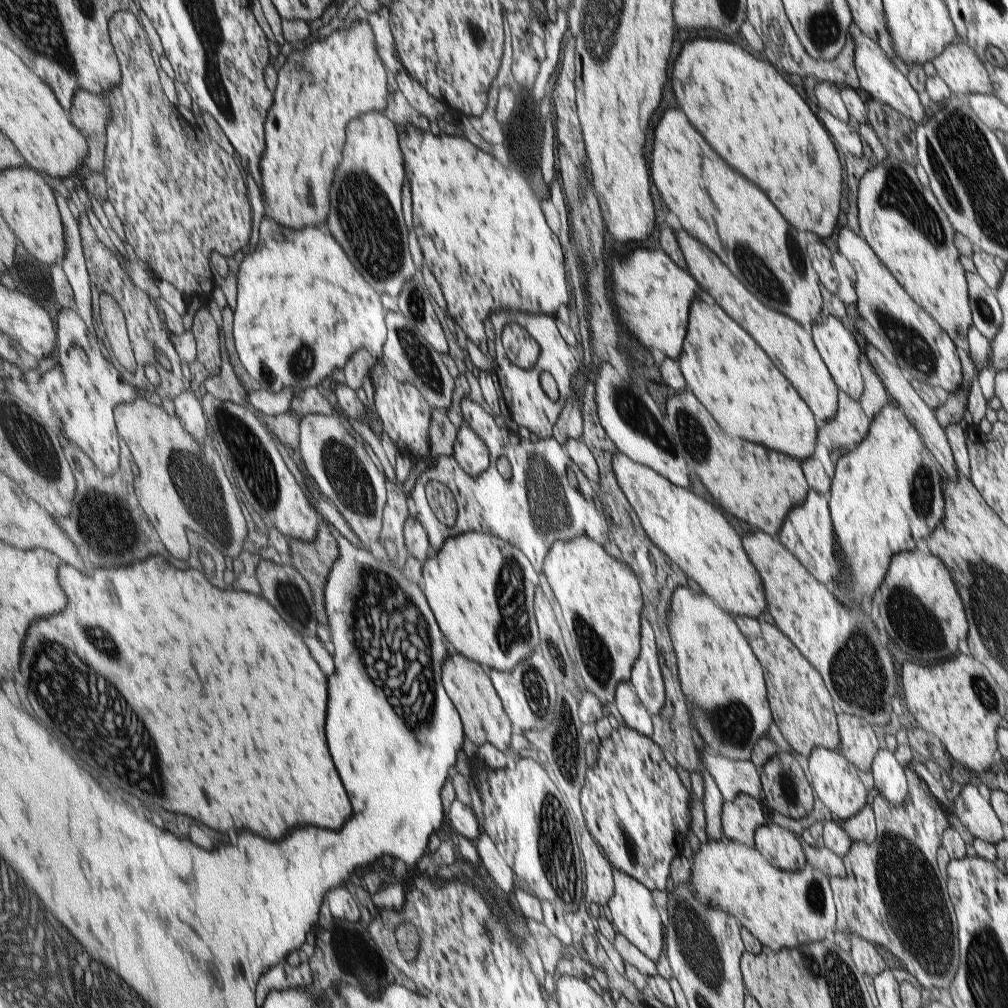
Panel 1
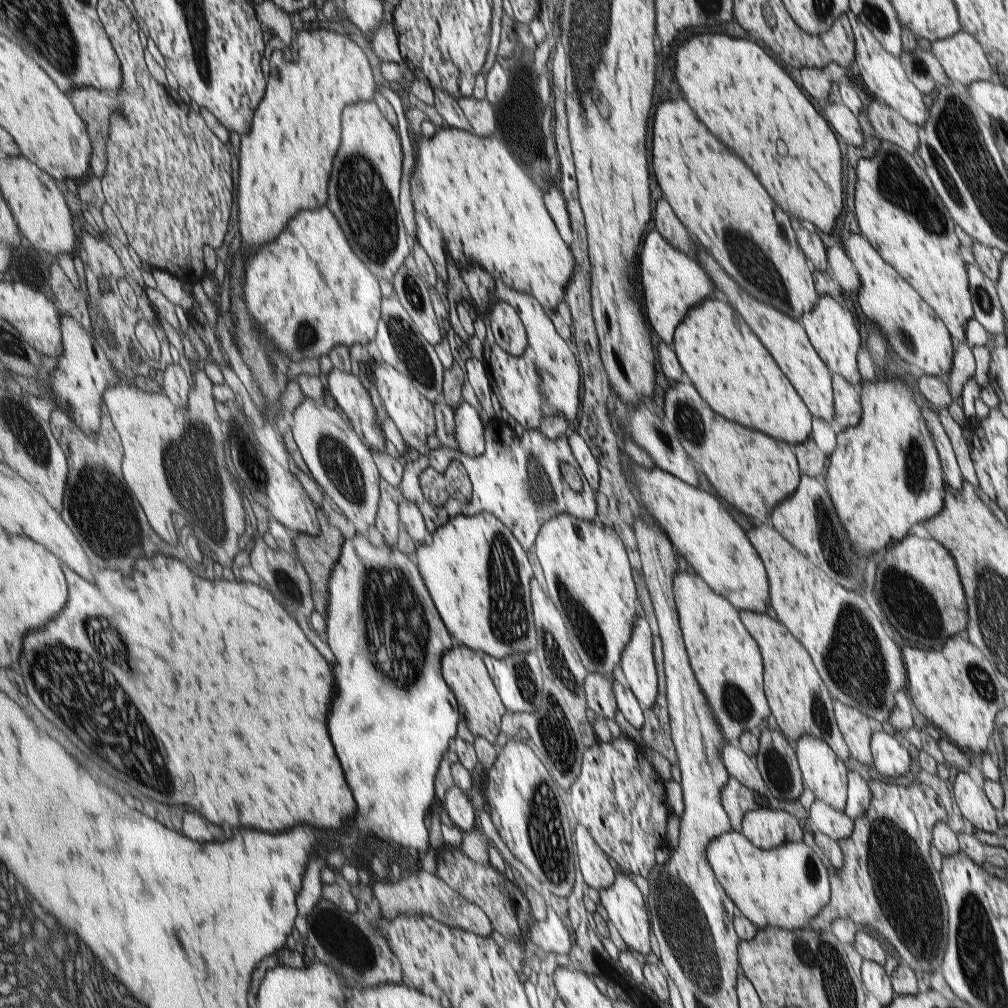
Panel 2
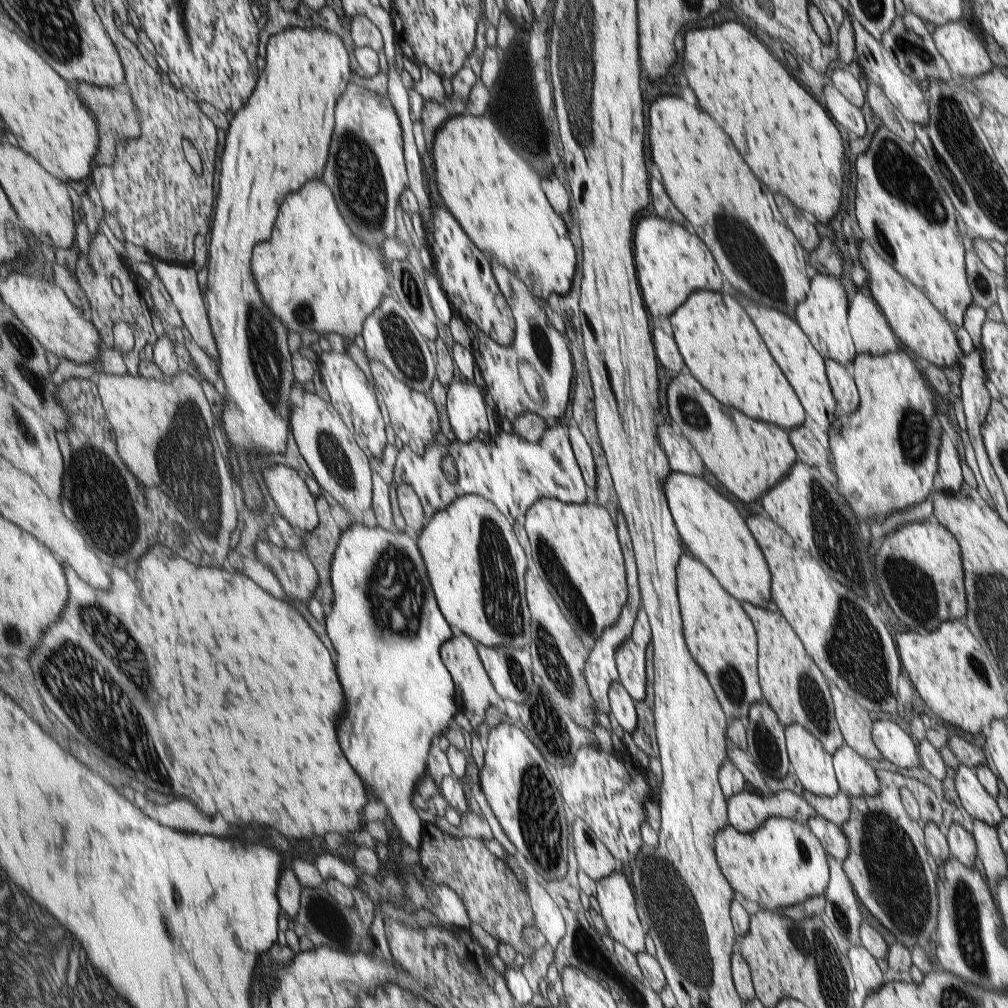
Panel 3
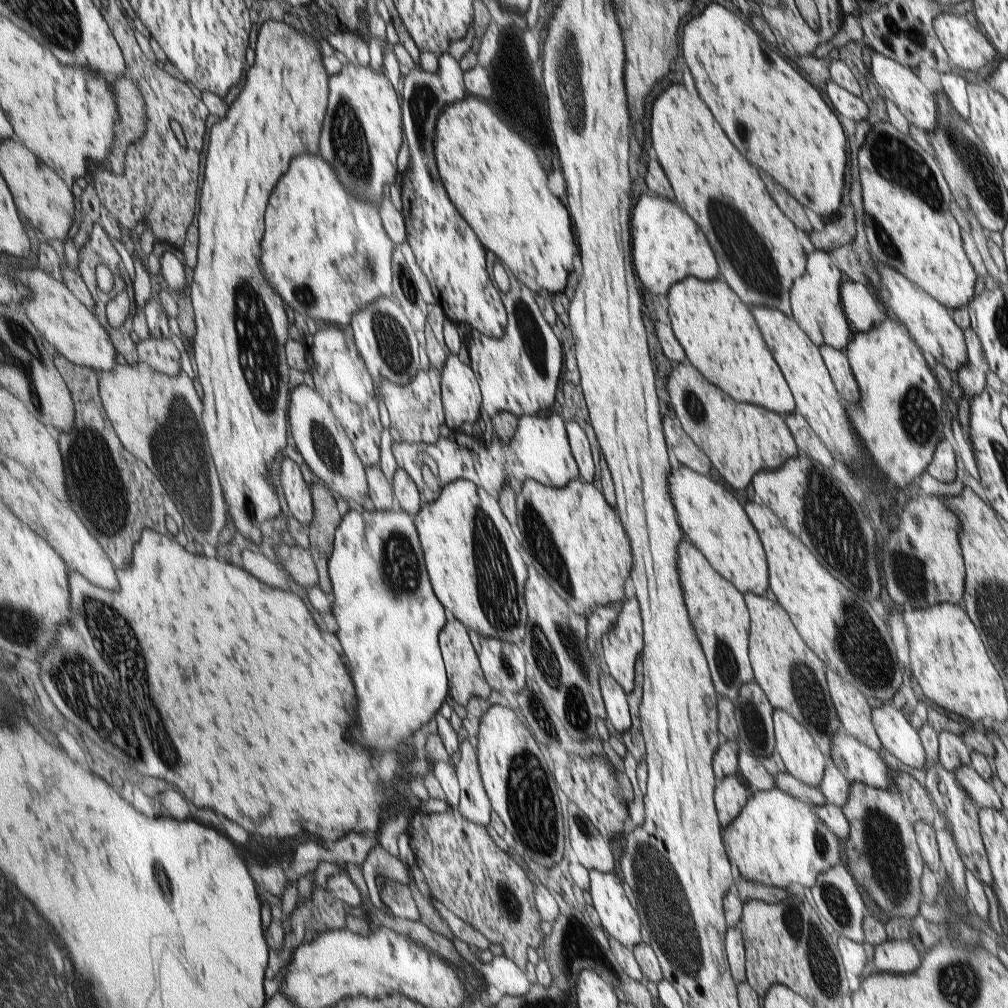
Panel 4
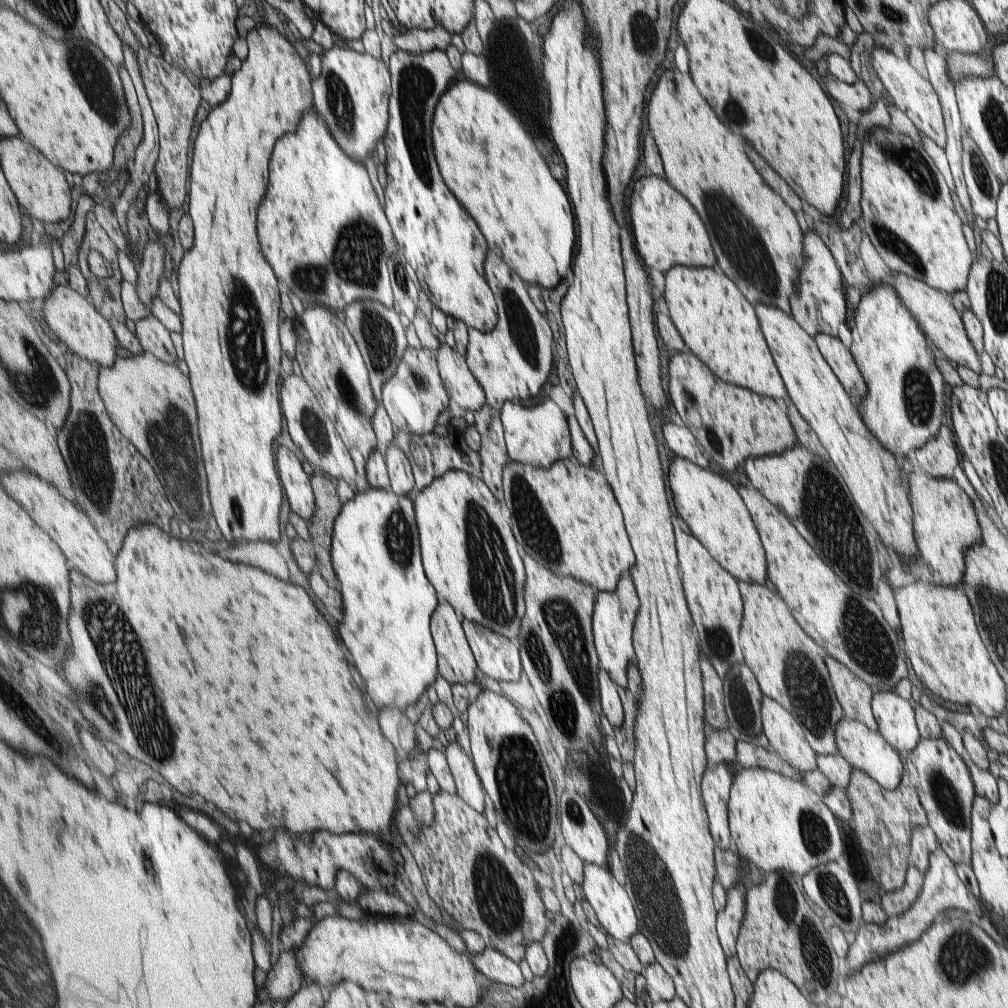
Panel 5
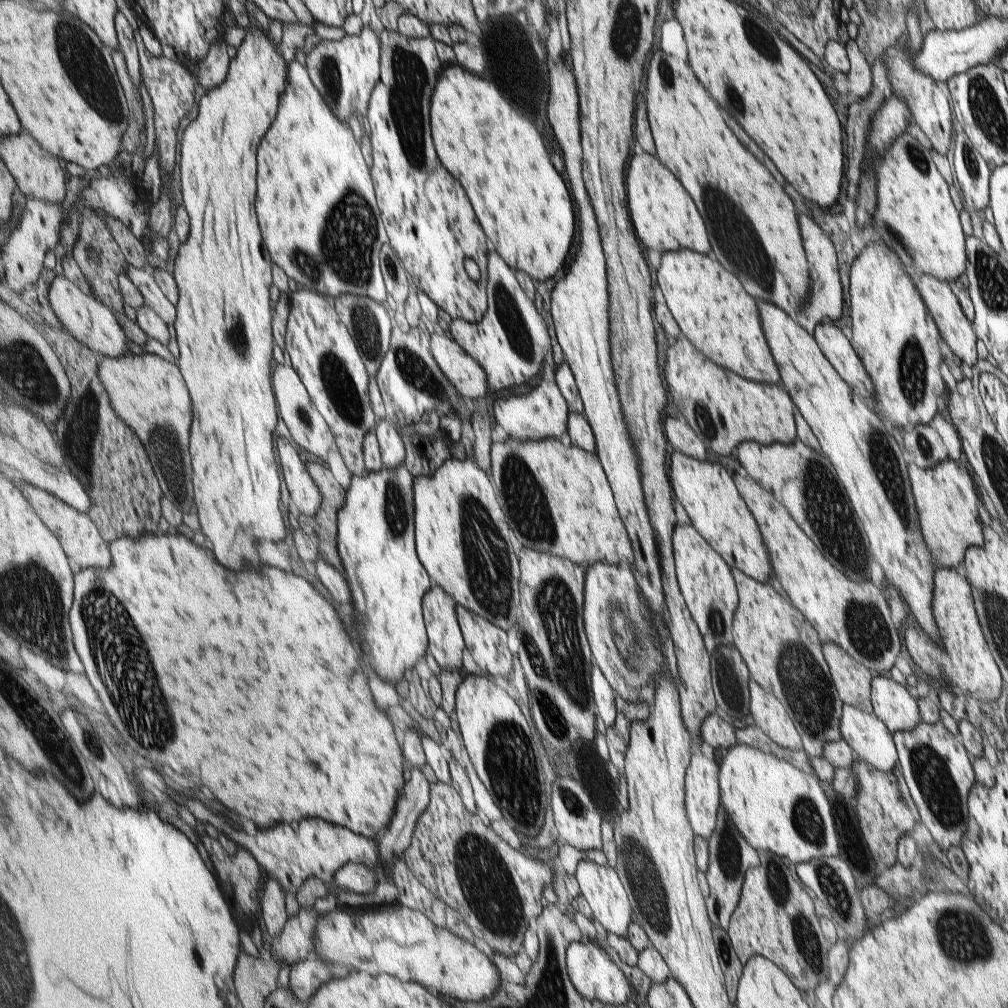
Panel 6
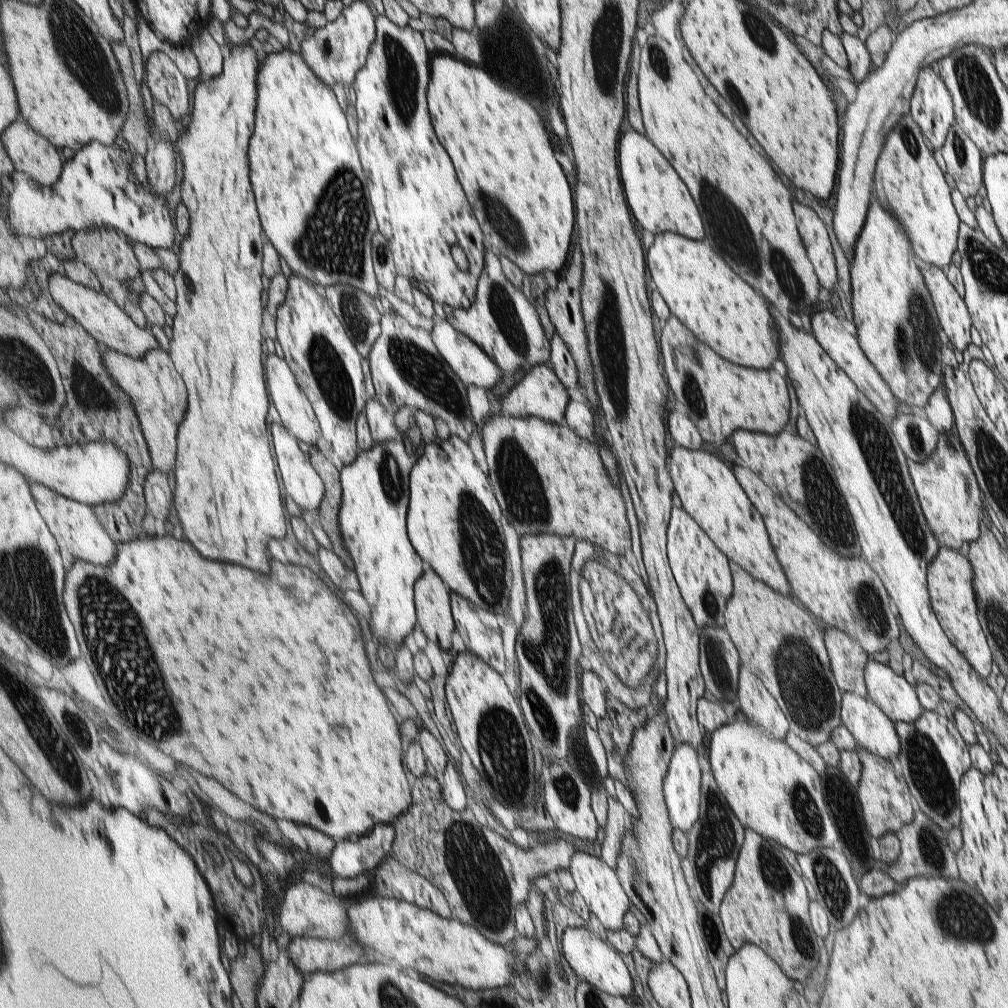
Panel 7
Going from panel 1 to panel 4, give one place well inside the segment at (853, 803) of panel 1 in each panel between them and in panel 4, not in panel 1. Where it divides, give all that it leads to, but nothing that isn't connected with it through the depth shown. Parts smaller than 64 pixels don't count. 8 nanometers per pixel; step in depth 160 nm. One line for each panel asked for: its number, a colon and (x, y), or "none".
2: (825, 775)
3: (808, 760)
4: (802, 759)

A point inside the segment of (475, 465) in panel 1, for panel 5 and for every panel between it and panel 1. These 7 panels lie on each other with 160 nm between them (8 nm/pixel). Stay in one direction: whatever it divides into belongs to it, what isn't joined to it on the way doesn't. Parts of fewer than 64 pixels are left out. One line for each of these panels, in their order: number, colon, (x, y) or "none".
2: (470, 429)
3: (467, 406)
4: (462, 395)
5: (462, 385)

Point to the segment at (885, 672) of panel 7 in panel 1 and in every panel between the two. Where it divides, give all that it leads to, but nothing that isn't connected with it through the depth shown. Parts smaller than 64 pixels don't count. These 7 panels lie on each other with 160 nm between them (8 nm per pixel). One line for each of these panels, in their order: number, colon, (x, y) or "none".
1: (888, 777)
2: (889, 759)
3: (894, 745)
4: (896, 735)
5: (894, 717)
6: (891, 703)

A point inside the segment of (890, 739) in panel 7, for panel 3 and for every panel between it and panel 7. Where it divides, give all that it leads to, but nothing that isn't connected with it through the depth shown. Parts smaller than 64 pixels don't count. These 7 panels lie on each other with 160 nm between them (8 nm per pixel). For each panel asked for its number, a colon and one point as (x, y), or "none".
3: (855, 778)
4: (857, 763)
5: (864, 750)
6: (869, 740)

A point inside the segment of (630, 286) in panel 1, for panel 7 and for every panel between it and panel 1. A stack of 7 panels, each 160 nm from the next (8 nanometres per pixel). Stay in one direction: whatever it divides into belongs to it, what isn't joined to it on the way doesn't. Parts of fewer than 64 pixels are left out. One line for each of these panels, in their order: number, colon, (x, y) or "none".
2: (671, 284)
3: (670, 263)
4: (667, 246)
5: (667, 231)
6: (665, 217)
7: (660, 202)

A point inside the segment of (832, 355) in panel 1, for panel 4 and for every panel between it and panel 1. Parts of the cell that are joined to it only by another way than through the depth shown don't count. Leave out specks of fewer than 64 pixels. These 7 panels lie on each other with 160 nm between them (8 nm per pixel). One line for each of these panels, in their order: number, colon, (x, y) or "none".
2: (831, 330)
3: (822, 315)
4: (814, 298)

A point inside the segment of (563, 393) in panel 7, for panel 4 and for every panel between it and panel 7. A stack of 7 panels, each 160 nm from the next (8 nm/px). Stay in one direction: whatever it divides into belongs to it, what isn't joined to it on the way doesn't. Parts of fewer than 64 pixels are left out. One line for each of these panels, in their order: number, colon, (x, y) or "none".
4: (540, 450)
5: (539, 435)
6: (543, 412)

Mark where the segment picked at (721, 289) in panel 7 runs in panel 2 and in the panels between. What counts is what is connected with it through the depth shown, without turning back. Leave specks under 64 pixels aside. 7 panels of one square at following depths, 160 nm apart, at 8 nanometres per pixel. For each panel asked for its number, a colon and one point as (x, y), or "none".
2: (715, 348)
3: (717, 341)
4: (714, 327)
5: (716, 322)
6: (711, 308)

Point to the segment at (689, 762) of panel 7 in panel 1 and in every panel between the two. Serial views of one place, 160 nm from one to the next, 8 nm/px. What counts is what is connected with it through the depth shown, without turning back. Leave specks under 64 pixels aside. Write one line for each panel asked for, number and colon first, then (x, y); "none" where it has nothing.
1: (781, 849)
2: (765, 829)
3: (746, 812)
4: (730, 796)
5: (715, 785)
6: (702, 795)

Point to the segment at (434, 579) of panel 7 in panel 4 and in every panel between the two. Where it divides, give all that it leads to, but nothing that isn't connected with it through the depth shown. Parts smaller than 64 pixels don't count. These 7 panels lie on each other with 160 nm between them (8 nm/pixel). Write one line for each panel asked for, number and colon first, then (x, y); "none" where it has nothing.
4: (468, 680)
5: (457, 663)
6: (447, 642)

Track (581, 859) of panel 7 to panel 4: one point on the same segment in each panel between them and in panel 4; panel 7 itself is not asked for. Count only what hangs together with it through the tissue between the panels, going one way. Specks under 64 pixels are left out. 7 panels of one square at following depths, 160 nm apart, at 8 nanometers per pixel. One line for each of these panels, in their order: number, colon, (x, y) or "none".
4: (618, 919)
5: (613, 909)
6: (599, 885)

